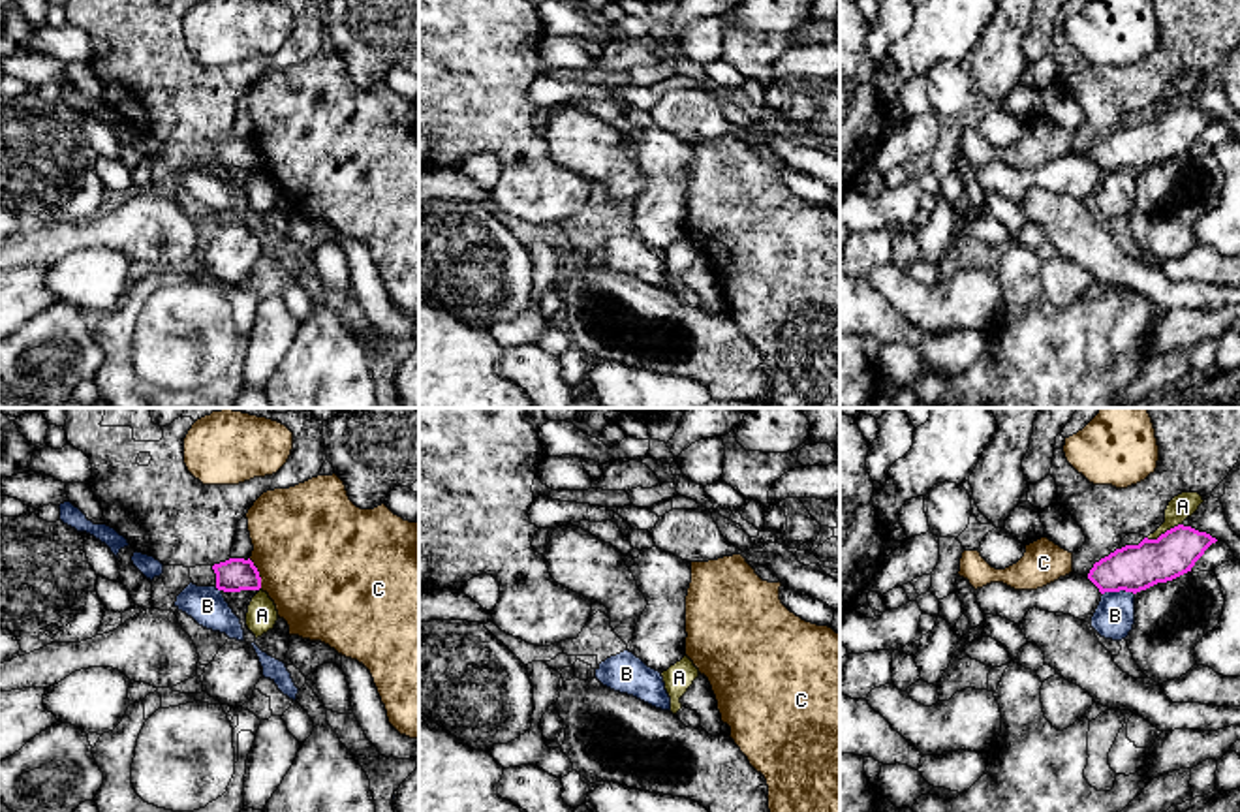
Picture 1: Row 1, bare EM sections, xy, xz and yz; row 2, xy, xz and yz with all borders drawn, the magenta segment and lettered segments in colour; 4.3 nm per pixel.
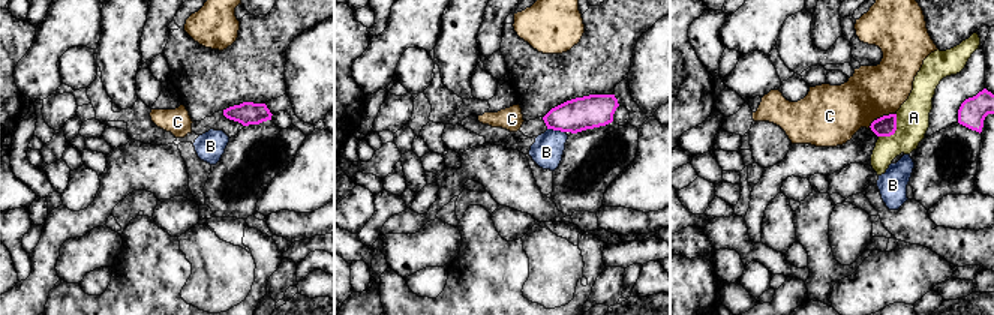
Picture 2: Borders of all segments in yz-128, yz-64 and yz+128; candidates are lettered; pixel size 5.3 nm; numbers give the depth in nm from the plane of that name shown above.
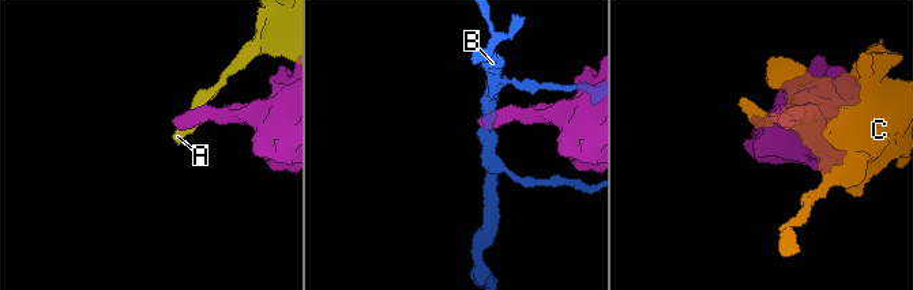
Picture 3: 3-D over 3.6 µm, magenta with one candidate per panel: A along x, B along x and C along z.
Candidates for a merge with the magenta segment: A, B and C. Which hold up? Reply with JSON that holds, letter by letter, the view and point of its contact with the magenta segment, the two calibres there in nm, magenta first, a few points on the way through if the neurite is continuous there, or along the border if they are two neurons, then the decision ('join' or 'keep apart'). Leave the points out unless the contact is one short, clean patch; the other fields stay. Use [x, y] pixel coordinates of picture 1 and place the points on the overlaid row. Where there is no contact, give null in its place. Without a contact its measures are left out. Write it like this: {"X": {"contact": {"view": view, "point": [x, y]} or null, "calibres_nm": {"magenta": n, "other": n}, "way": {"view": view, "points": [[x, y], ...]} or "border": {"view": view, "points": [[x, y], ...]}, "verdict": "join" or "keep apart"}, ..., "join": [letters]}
{"A": {"contact": {"view": "yz", "point": [1165, 532]}, "calibres_nm": {"magenta": 200, "other": 110}, "verdict": "keep apart"}, "B": {"contact": {"view": "yz", "point": [1118, 591]}, "calibres_nm": {"magenta": 200, "other": 170}, "border": {"view": "yz", "points": [[1133, 593], [1103, 594]]}, "verdict": "keep apart"}, "C": {"contact": {"view": "xy", "point": [258, 574]}, "calibres_nm": {"magenta": 140, "other": 500}, "verdict": "keep apart"}, "join": []}

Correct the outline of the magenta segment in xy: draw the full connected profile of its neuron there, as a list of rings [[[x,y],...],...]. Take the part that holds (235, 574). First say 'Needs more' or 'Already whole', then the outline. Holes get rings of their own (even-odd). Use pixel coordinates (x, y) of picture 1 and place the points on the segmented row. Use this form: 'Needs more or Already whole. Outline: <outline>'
Already whole. Outline: [[[229,558],[212,566],[216,573],[216,588],[224,592],[259,590],[261,577],[254,562],[248,558]]]

